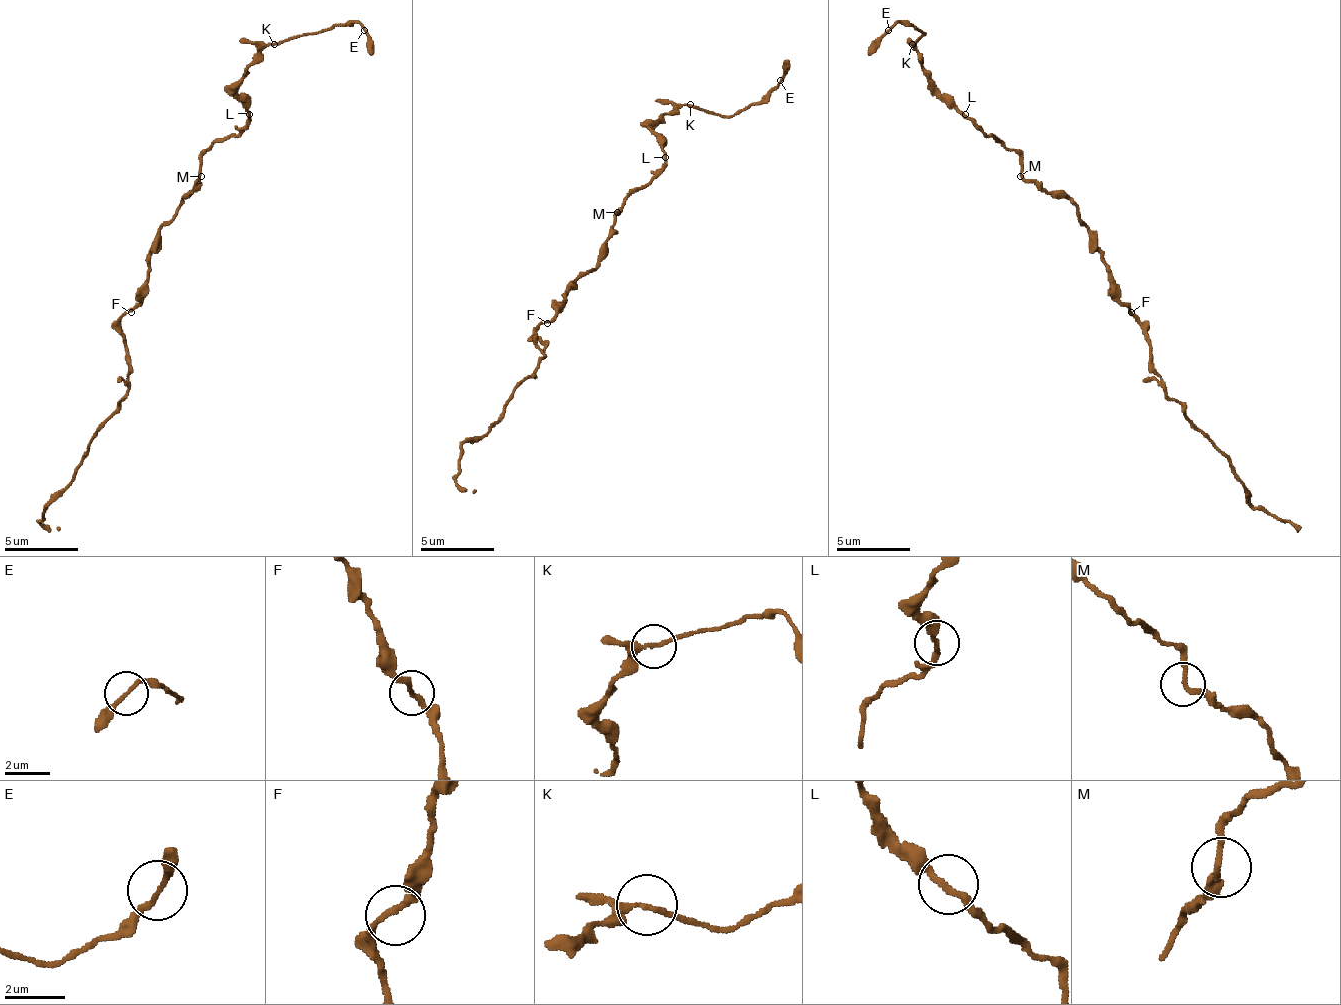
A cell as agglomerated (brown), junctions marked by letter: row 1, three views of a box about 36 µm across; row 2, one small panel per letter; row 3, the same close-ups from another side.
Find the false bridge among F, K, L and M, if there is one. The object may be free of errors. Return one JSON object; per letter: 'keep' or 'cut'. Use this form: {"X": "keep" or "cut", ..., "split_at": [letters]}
{"F": "keep", "K": "keep", "L": "keep", "M": "keep", "split_at": []}

